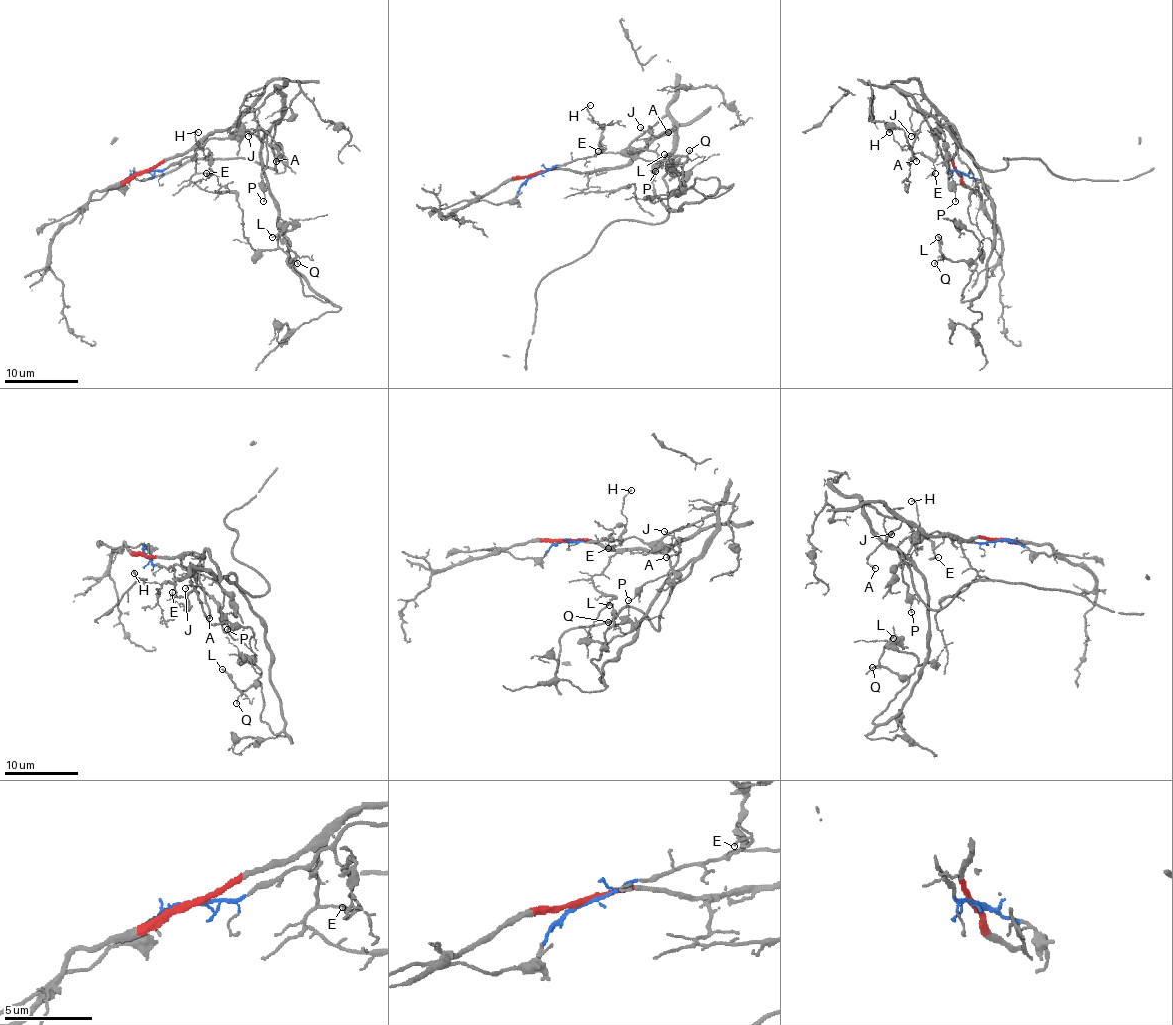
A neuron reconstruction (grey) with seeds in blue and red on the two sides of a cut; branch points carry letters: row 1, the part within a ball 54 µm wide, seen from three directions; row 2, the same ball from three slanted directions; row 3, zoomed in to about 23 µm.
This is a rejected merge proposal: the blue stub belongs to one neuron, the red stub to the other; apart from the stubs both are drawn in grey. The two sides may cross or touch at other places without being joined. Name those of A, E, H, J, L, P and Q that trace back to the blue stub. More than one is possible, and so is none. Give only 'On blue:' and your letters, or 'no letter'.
On blue: E, H, L, P, Q

